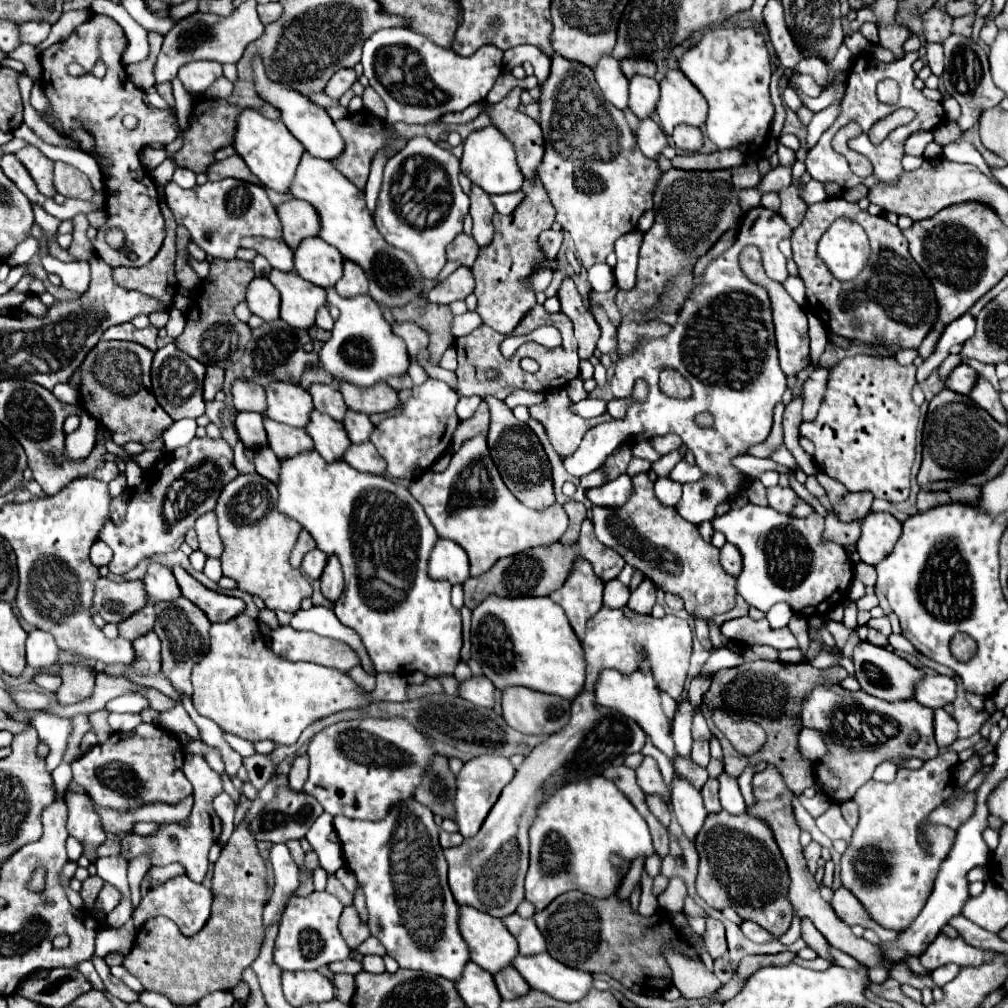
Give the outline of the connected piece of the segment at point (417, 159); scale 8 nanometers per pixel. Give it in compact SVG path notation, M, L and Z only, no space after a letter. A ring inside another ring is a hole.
M423 136L411 138L407 146L385 164L383 186L375 210L377 230L387 244L407 252L415 260L419 274L425 280L435 280L443 270L447 262L445 248L463 230L463 216L469 212L469 198L461 190L457 176L459 160L449 150L443 150ZM421 194L427 194L431 200L431 206L427 206L427 210L423 210ZM415 208L419 208L419 214L427 212L425 224L415 226L407 222L405 216L415 214Z

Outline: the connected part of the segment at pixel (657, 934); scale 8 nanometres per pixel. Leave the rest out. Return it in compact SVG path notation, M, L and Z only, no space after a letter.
M569 890L557 896L547 910L537 912L535 922L547 940L547 952L561 964L577 968L589 974L605 972L619 980L625 988L633 984L645 984L649 990L667 990L671 986L671 968L663 956L667 946L673 946L689 958L699 958L699 950L691 944L671 922L671 914L659 908L653 916L631 914L629 900L621 900L615 894L609 898L593 898L579 890Z

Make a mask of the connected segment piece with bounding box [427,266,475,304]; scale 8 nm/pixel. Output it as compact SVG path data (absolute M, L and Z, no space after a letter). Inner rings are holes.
M461 266L449 278L439 282L427 294L427 298L429 302L435 302L435 304L451 304L455 300L463 300L465 296L469 296L473 292L473 286L475 286L475 280L473 280L471 269Z

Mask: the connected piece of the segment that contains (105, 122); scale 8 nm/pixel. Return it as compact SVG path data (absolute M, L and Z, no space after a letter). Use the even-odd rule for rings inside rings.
M95 14L91 20L87 20L85 24L81 24L67 40L54 44L47 48L43 54L41 54L41 66L43 66L43 74L41 74L41 86L45 90L45 96L51 104L51 116L49 116L49 124L51 122L61 122L61 130L57 130L63 138L67 138L69 142L75 142L79 144L79 150L87 152L89 156L93 156L101 168L101 174L103 174L103 184L105 184L105 196L107 196L107 222L97 230L97 238L93 242L93 248L97 252L97 256L107 262L111 268L117 268L117 266L143 266L147 264L161 248L163 240L165 240L165 222L163 222L163 216L161 216L161 210L159 210L159 198L157 198L157 186L151 178L151 172L141 166L139 162L139 154L141 150L155 142L155 144L171 144L175 138L177 138L177 128L175 128L175 112L171 108L167 110L161 110L161 108L155 108L153 104L149 104L147 100L147 94L137 88L135 84L129 82L127 78L127 72L125 68L121 66L121 50L123 50L123 44L125 44L125 32L123 28L119 28L119 24L115 20L111 20L109 16L101 16L101 14ZM71 62L77 62L81 64L87 74L85 76L79 76L79 78L71 78L67 74L67 66ZM97 64L103 64L105 66L105 76L103 78L97 78L93 76L93 68ZM125 114L133 114L137 116L139 120L139 126L135 130L127 130L123 126L123 116ZM113 226L119 226L119 228L125 228L125 240L127 240L127 248L133 250L137 254L135 260L129 260L123 252L119 250L113 250L107 242L105 242L105 232Z

